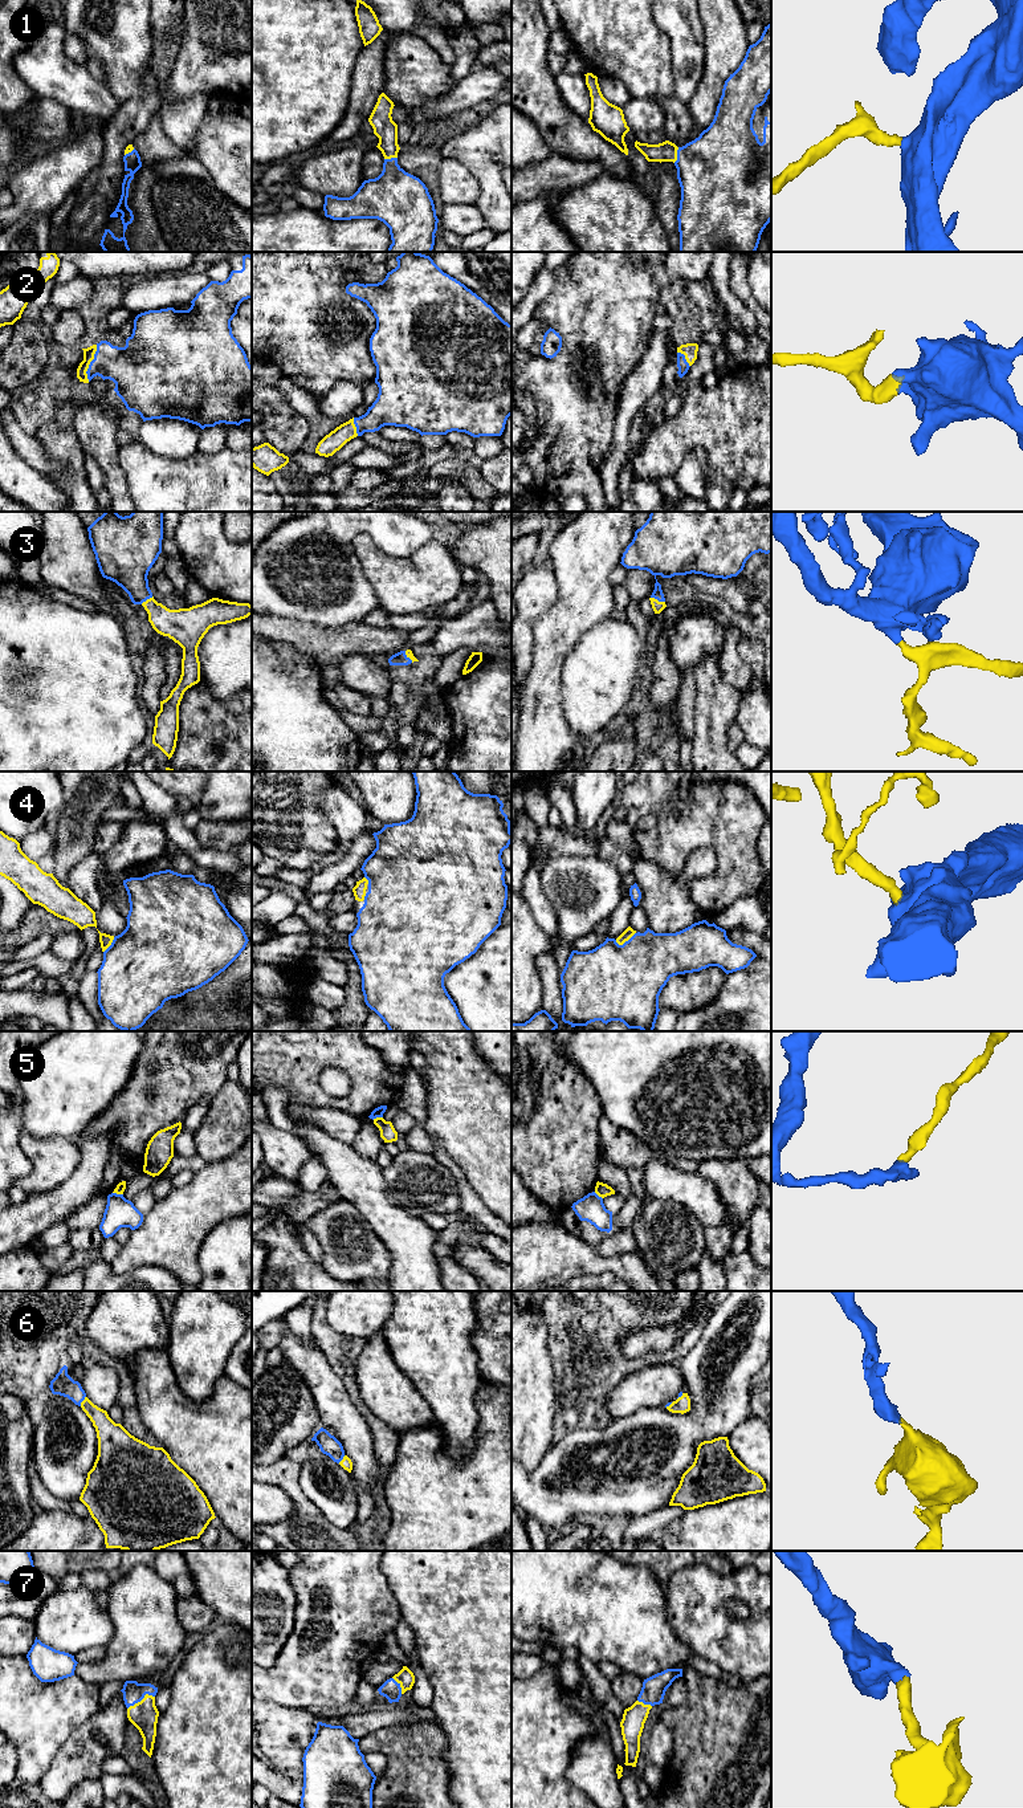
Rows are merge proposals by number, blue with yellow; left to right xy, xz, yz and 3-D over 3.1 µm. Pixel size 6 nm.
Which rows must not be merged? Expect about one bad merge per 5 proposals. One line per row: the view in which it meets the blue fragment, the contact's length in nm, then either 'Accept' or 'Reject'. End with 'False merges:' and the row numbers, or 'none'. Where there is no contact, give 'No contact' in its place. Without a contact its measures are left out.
1: Touches blue in yz. Shared border 100 nm. Accept
2: Touches blue in xy. Shared border 240 nm. Accept
3: Touches blue in yz. Shared border 90 nm. Accept
4: Touches blue in yz. Shared border 140 nm. Accept
5: Touches blue in xy. Shared border 70 nm. Reject
6: Touches blue in xy. Shared border 70 nm. Accept
7: Touches blue in xy. Shared border 190 nm. Accept
False merges: 5

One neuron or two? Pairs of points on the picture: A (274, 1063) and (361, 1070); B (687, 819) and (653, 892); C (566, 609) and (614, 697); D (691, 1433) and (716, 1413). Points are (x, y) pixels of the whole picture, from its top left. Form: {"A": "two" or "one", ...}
{"A": "one", "B": "two", "C": "two", "D": "one"}

